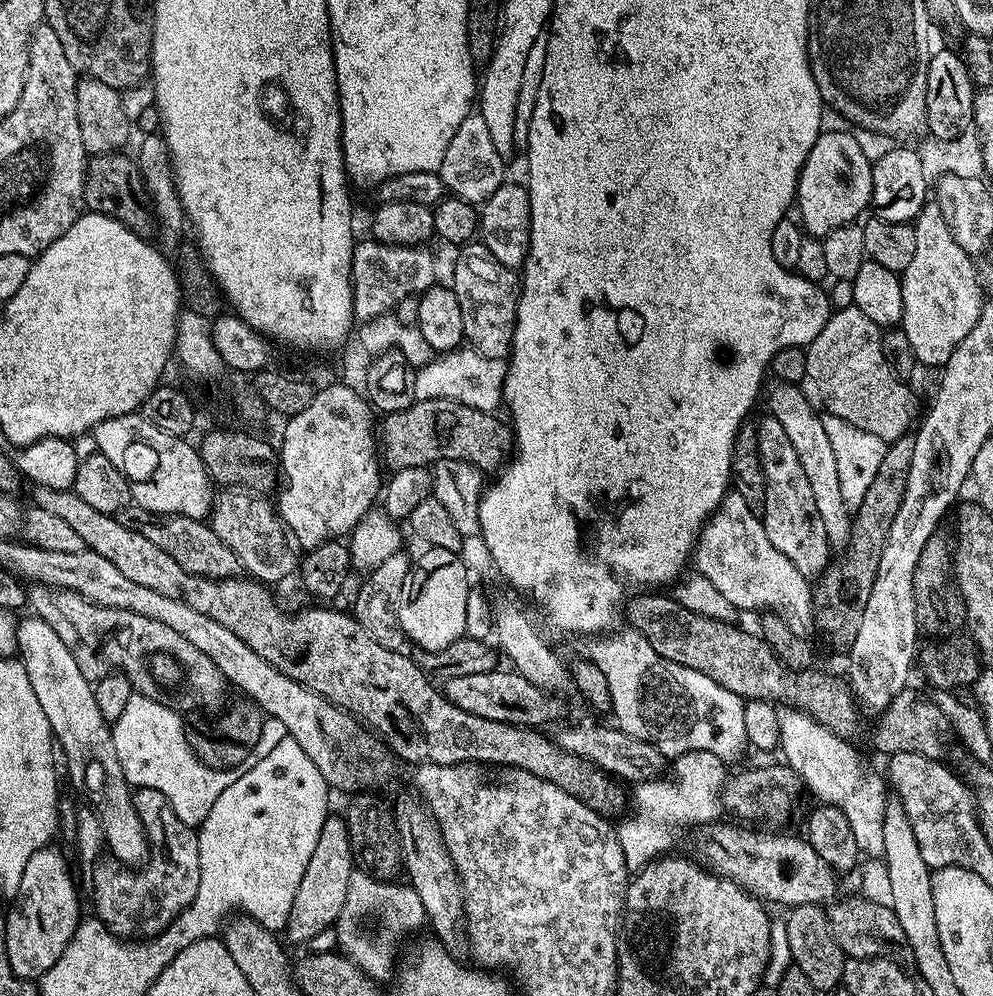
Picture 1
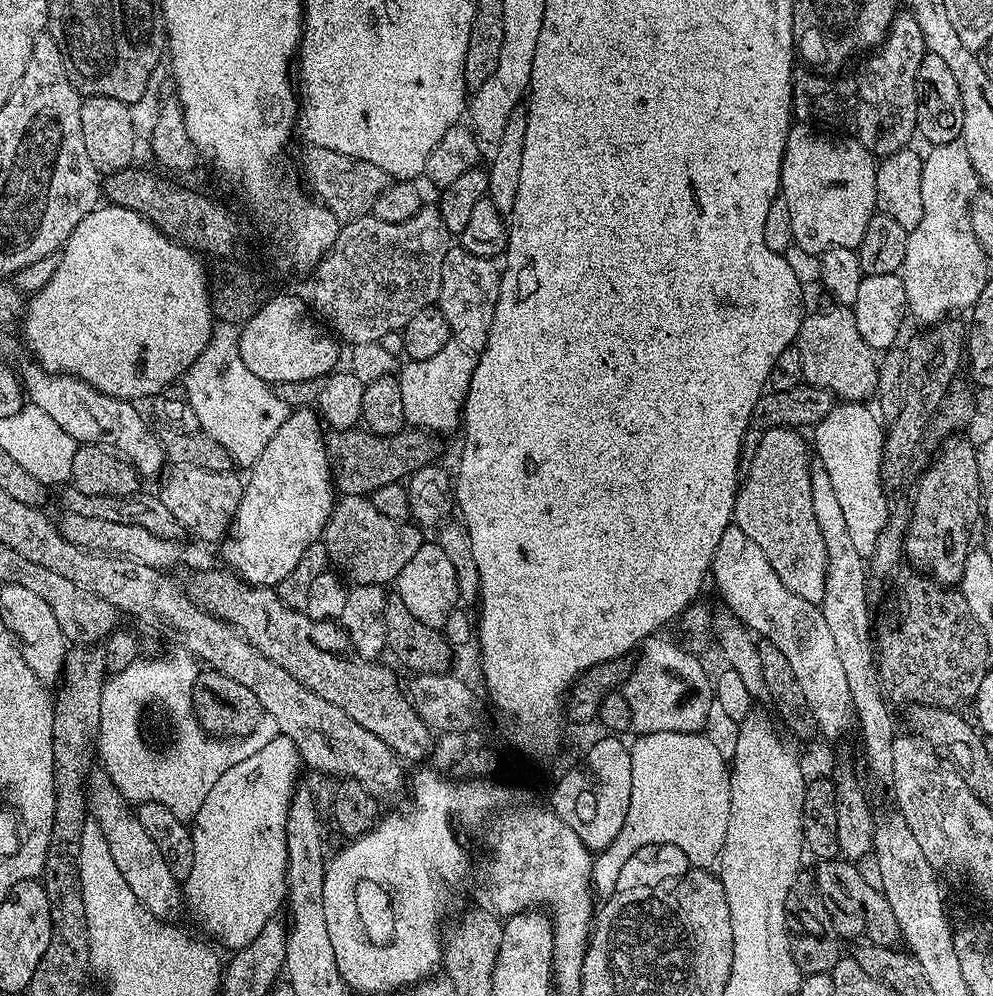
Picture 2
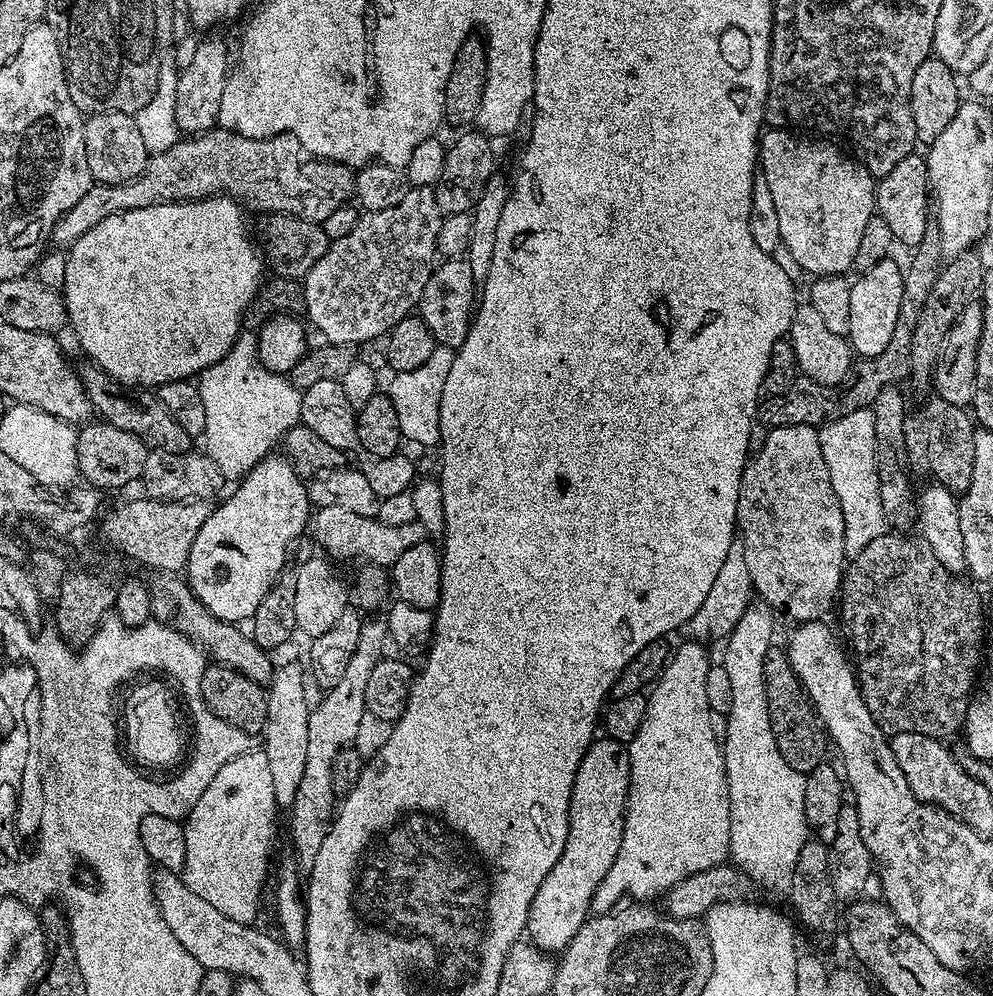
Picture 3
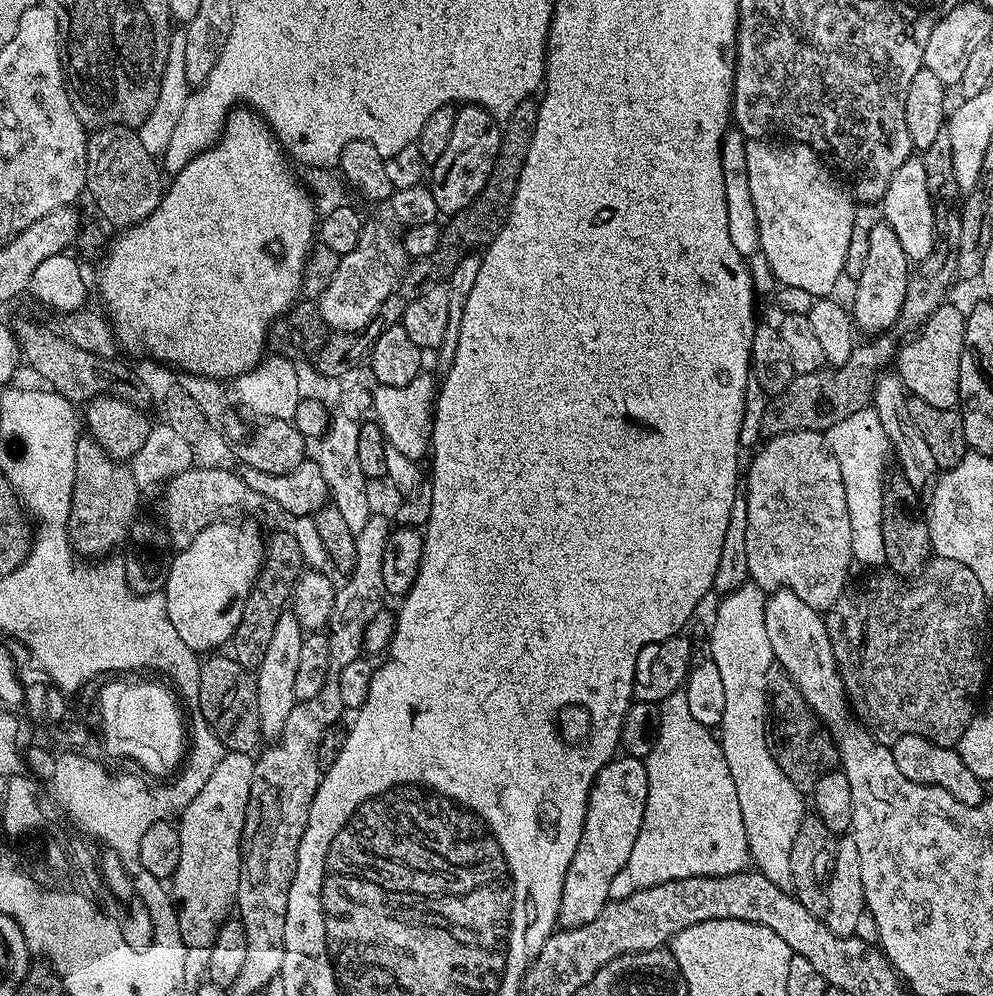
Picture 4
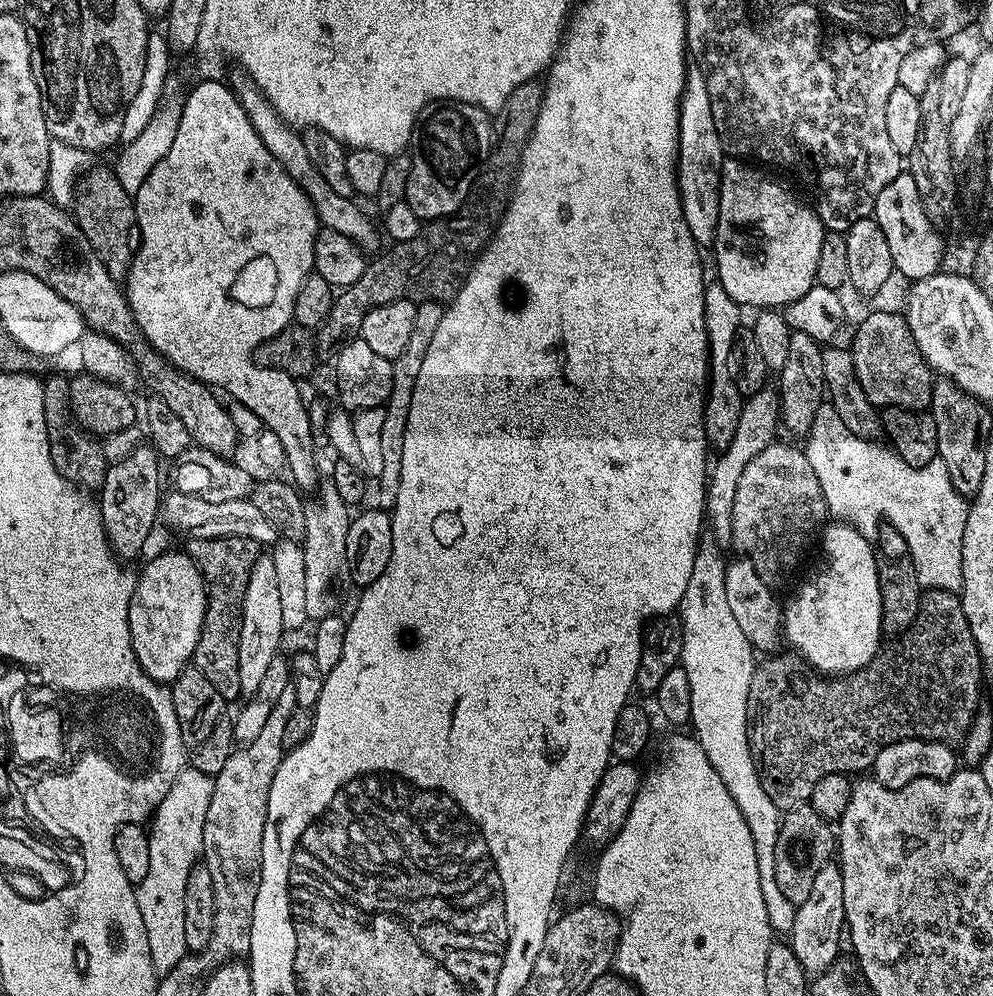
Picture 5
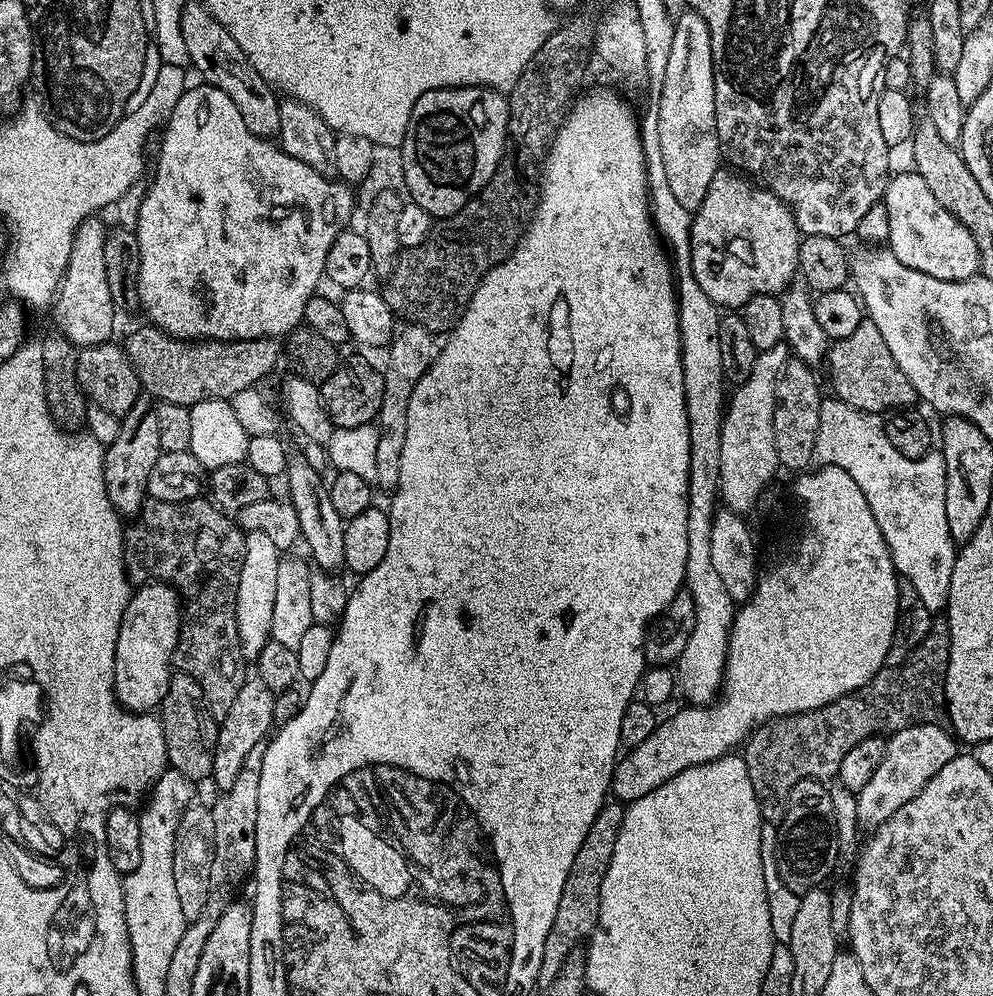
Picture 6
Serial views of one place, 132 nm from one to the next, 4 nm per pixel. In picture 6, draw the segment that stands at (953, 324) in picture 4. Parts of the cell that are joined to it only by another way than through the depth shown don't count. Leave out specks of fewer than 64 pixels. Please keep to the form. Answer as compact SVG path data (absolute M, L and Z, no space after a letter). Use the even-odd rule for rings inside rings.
M861 322L850 338L837 340L829 347L827 368L832 388L836 391L833 392L835 399L863 412L884 414L889 410L904 410L917 403L918 397L914 386L910 386L910 378L898 370L886 342L882 342L882 334L878 334L878 326L871 322Z

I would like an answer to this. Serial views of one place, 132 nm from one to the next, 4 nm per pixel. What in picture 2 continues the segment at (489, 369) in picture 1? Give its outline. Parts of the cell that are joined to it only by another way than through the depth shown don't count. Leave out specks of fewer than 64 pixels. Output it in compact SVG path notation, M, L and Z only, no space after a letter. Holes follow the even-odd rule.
M450 340L433 357L407 361L401 367L397 380L402 393L405 423L418 430L432 434L450 432L459 427L463 415L465 396L476 365L475 355Z

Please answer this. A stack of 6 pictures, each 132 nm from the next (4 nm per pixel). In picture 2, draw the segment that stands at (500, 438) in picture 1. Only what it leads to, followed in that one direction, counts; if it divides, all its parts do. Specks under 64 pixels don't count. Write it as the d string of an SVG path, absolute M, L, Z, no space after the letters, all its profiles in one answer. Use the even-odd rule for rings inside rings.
M363 426L329 431L326 443L335 487L343 495L368 496L382 486L399 484L420 467L433 463L431 439L423 430L405 430L393 436L379 436Z

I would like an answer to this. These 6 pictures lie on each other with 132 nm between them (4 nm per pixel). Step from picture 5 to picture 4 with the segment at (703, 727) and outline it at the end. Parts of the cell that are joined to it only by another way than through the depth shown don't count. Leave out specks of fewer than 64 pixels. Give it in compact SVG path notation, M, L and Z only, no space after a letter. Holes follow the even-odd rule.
M755 586L749 587L749 592L743 594L725 595L720 601L721 604L716 608L716 621L712 624L712 652L710 659L718 666L718 674L722 674L722 686L726 686L726 711L722 713L722 722L718 726L718 739L720 745L724 747L726 754L726 766L730 766L730 778L734 778L734 786L738 790L738 806L742 806L742 826L746 826L746 842L748 843L748 855L751 863L755 865L759 871L765 876L773 878L790 877L790 846L794 846L794 834L798 834L798 826L804 821L806 815L805 797L794 786L794 782L790 782L790 778L786 778L786 774L782 774L782 770L778 766L778 762L772 757L772 749L770 747L769 737L766 735L766 705L769 703L768 694L766 692L766 670L770 670L772 665L772 651L770 650L770 637L766 635L766 618L764 617L764 606L766 603L766 592L763 588Z

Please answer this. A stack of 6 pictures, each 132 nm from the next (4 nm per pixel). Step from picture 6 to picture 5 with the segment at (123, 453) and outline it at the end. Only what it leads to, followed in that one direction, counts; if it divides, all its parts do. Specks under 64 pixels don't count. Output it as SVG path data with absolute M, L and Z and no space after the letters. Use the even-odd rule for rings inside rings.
M139 446L121 461L109 463L106 478L98 490L100 517L108 543L125 561L134 559L152 536L152 527L160 512L160 463L162 460L155 448Z

